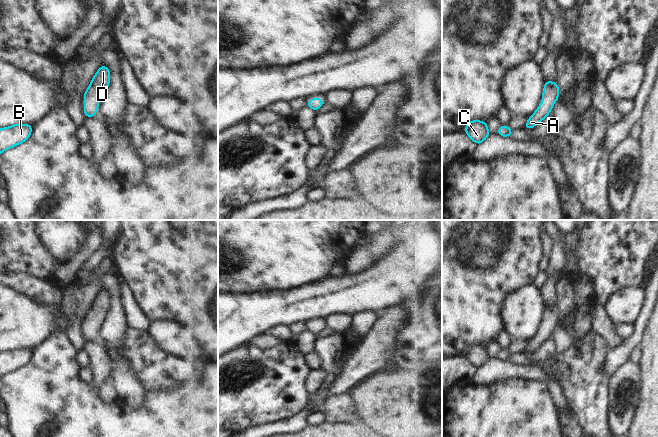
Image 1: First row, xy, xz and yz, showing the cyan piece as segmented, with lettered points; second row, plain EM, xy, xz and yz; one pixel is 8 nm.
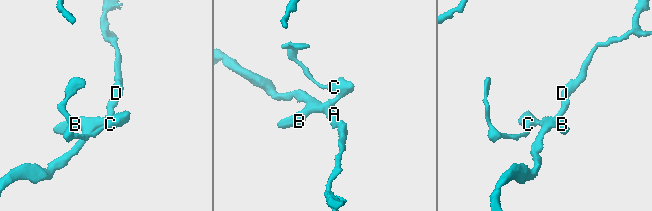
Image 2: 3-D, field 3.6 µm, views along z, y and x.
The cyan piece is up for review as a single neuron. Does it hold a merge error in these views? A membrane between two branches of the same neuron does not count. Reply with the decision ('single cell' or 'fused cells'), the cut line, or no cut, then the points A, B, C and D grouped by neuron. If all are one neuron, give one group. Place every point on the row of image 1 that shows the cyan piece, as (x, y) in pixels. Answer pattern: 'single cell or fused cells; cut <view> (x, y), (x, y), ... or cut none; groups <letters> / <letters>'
single cell; cut none; groups A B C D

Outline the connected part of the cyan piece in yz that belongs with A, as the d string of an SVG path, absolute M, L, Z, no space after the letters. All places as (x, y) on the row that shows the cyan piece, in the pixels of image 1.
M546 81L542 94L543 102L540 103L534 114L528 118L525 129L533 128L537 123L545 119L550 113L553 104L558 101L559 87L556 82Z

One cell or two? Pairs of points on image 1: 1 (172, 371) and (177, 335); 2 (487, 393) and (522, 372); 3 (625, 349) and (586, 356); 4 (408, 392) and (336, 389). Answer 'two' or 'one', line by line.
1: two
2: two
3: two
4: two

